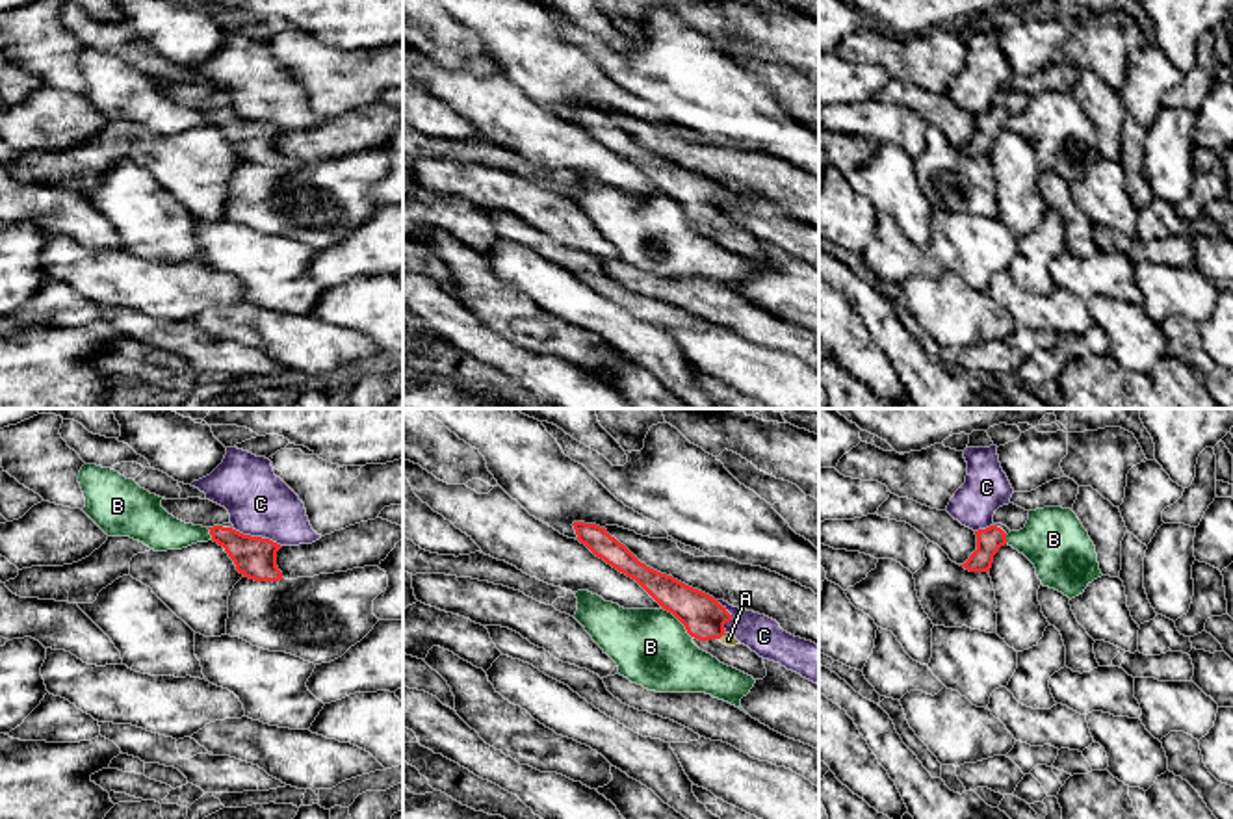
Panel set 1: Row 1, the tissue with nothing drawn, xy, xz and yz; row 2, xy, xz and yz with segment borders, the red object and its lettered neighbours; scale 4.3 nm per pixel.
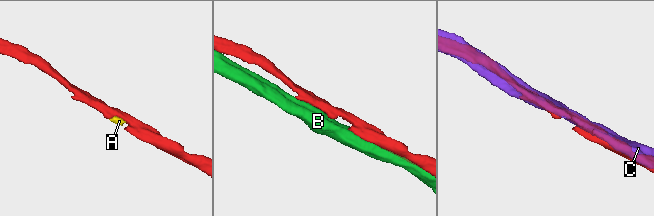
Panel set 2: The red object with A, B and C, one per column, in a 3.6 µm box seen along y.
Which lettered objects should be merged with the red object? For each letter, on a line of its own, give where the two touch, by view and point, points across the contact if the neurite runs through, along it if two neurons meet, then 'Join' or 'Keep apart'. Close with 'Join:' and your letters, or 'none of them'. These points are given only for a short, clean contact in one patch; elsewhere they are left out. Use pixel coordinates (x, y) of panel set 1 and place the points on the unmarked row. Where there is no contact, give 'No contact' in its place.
A: Touches red at xz (721, 220). Path across: xz (702, 199), (721, 220), (728, 223). Join
B: Touches red at xz (680, 205). Keep apart
C: Touches red at xy (259, 121). Keep apart
Join: A

